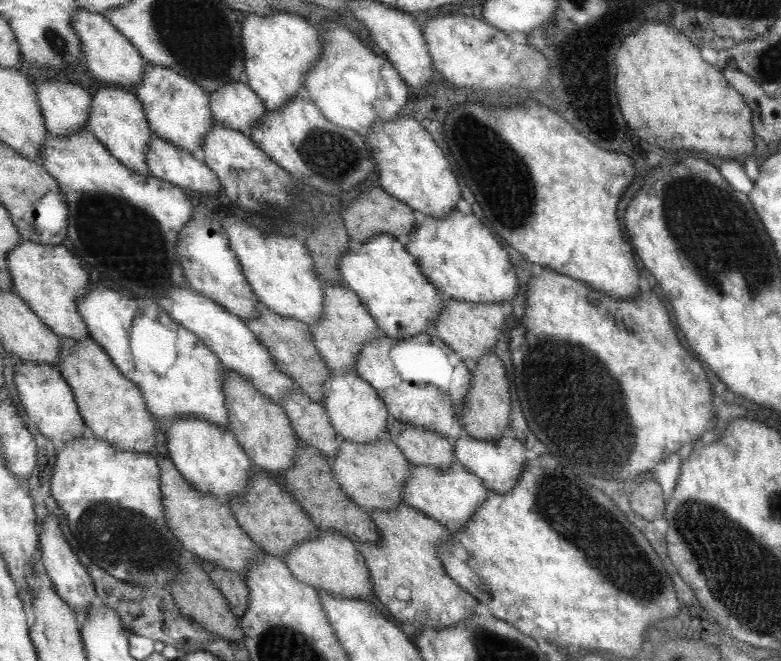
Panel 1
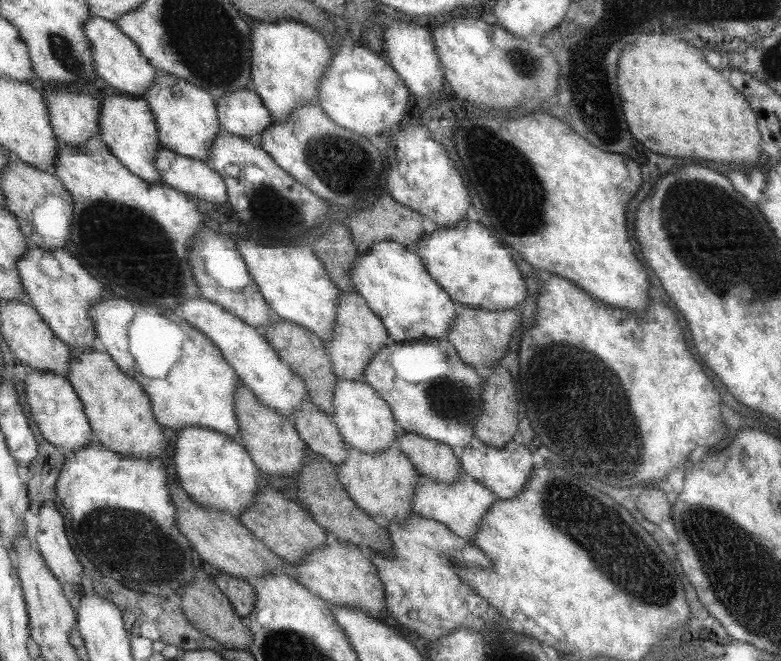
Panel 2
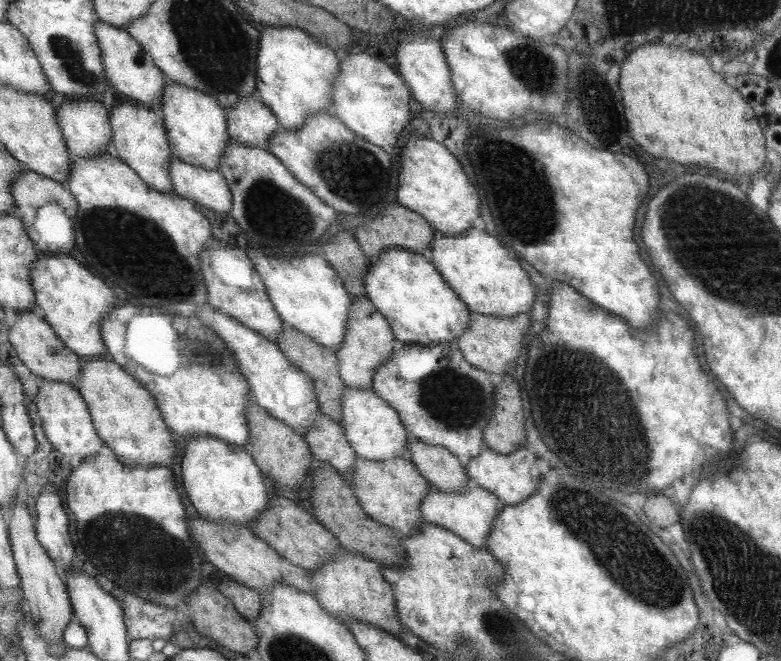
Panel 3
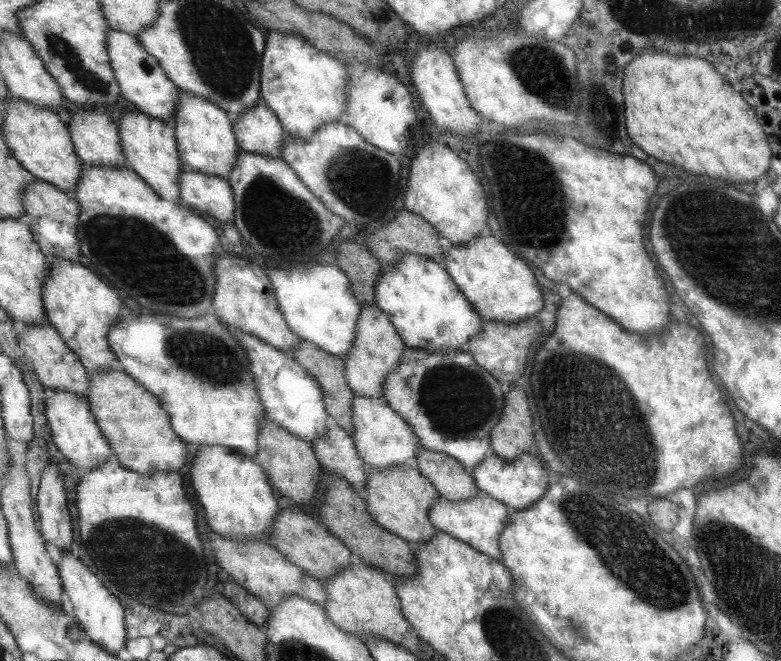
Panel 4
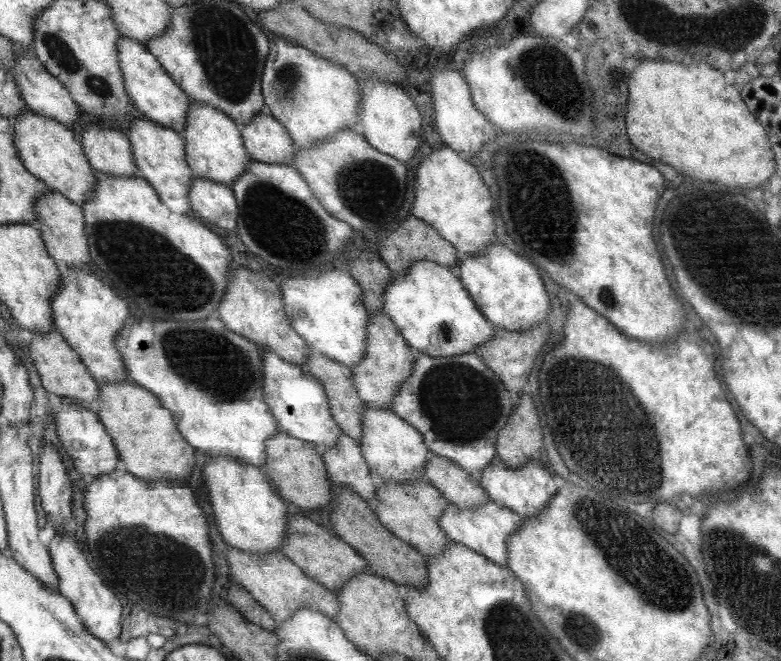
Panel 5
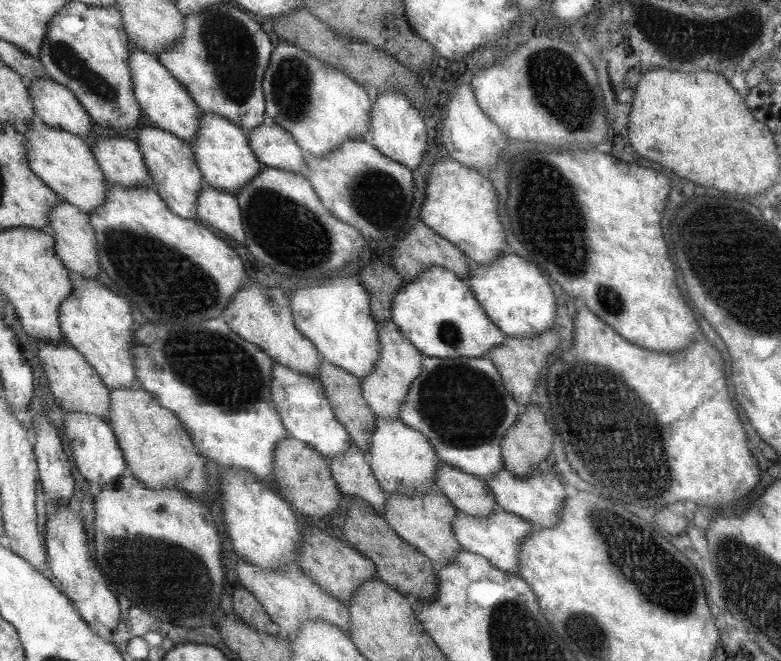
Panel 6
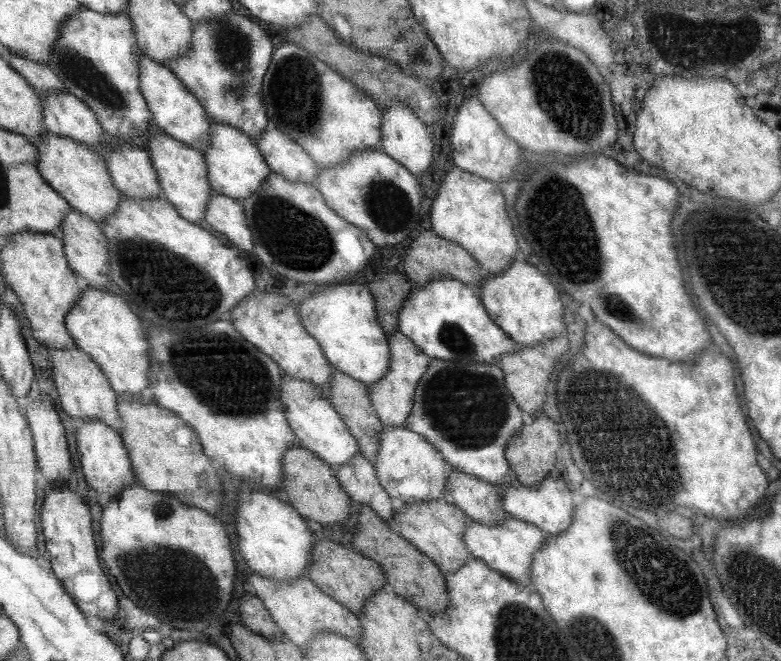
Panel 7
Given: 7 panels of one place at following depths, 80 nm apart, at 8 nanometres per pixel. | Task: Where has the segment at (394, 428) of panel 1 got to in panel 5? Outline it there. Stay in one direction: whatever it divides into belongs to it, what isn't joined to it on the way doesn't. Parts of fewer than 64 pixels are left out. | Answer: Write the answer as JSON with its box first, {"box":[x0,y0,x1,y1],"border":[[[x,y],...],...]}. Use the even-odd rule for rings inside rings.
{"box":[425,455,489,509],"border":[[[432,455],[426,466],[425,477],[428,482],[436,486],[444,498],[461,509],[477,509],[489,502],[488,492],[481,486],[478,475],[469,474],[460,464],[444,456]]]}

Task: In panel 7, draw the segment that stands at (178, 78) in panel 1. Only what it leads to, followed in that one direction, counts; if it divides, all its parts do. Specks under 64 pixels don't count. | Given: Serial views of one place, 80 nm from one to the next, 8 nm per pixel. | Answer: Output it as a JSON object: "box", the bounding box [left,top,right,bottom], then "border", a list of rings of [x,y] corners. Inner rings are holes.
{"box":[204,123,273,201],"border":[[[214,123],[211,142],[209,150],[204,153],[215,193],[233,197],[238,201],[259,193],[273,172],[258,147],[257,140],[231,124]]]}

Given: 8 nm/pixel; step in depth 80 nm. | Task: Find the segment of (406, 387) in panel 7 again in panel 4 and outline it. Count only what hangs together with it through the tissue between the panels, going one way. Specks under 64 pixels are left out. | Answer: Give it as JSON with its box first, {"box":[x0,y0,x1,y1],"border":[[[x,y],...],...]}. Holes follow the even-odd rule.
{"box":[345,304,409,399],"border":[[[377,304],[364,306],[358,322],[356,346],[348,353],[345,362],[345,376],[349,387],[357,397],[384,399],[383,384],[391,377],[393,371],[399,369],[399,363],[406,357],[408,349],[409,346],[404,343],[396,325],[381,307]]]}

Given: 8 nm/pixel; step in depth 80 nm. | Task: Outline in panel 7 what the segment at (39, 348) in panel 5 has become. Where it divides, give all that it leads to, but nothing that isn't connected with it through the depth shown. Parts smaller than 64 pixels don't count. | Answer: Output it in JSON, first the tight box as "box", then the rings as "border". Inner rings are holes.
{"box":[50,349,122,430],"border":[[[50,349],[53,380],[56,384],[62,410],[77,420],[100,420],[113,429],[121,430],[122,416],[117,410],[117,392],[113,390],[109,378],[101,370],[101,366],[92,360],[92,356],[77,350]]]}

